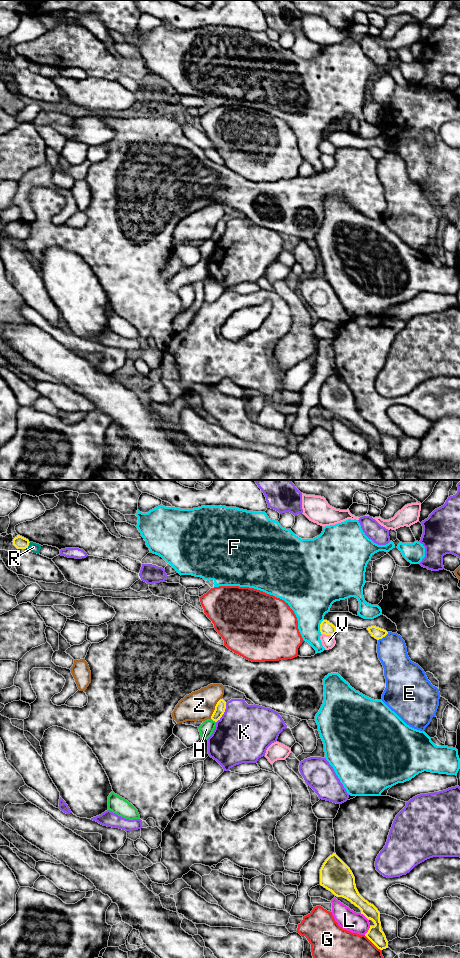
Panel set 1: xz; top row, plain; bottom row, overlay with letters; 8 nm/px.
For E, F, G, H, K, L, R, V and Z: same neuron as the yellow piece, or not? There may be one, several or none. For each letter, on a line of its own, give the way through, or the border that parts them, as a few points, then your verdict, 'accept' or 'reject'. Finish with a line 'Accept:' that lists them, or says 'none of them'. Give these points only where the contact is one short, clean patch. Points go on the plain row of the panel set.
E: border along xz (388, 152), (378, 160); reject
F: reject
G: reject
H: border along xz (211, 238), (215, 242); reject
K: reject
L: reject
R: border along xz (30, 62), (27, 67); reject
V: reject
Z: reject
Accept: none of them

